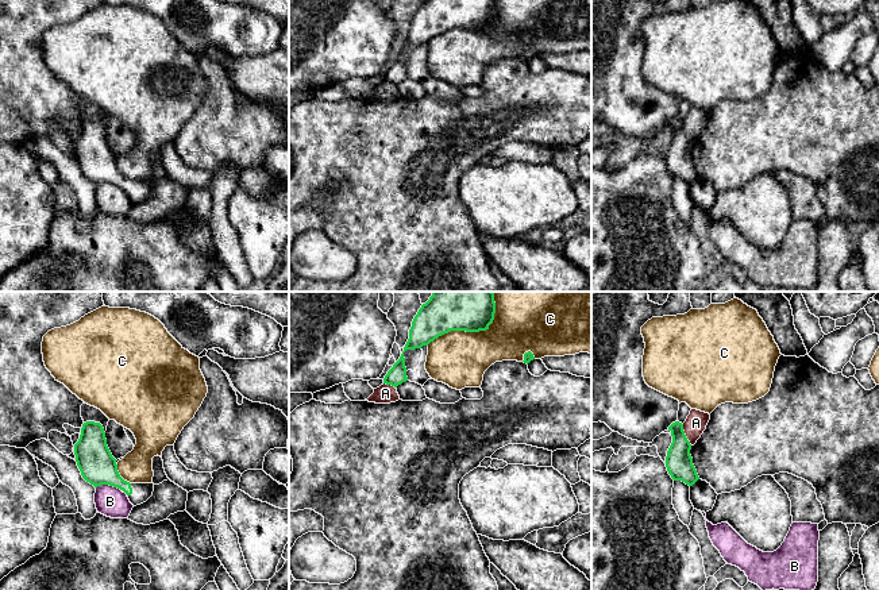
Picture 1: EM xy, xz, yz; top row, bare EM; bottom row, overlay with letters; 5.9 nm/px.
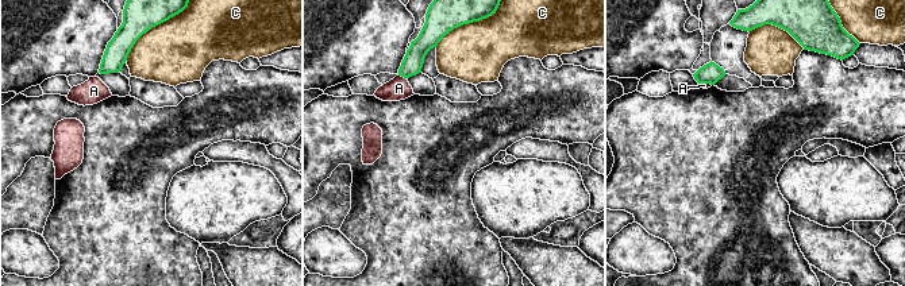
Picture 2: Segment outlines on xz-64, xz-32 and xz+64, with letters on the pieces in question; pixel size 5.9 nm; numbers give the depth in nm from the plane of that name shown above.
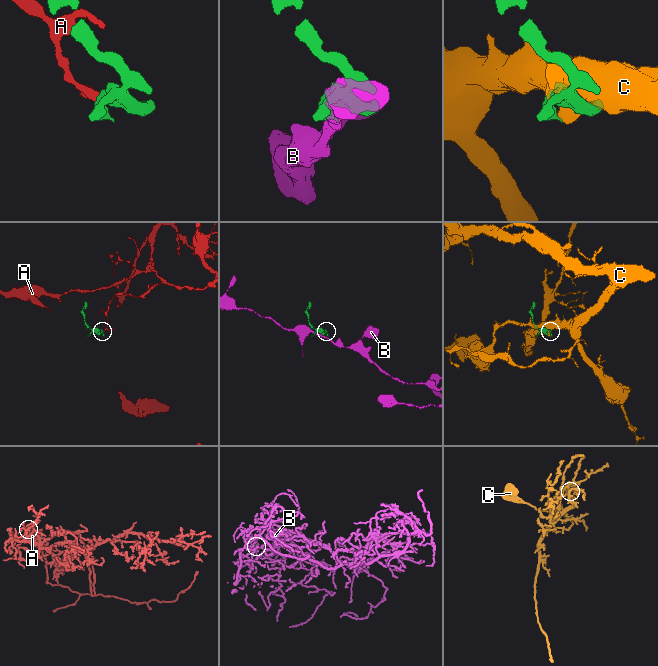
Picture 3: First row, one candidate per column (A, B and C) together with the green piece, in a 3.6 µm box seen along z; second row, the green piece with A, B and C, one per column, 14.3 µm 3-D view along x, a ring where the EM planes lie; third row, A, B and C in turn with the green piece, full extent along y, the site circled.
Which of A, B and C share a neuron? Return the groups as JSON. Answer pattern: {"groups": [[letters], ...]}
{"groups": [["A"], ["B"], ["C"]]}

